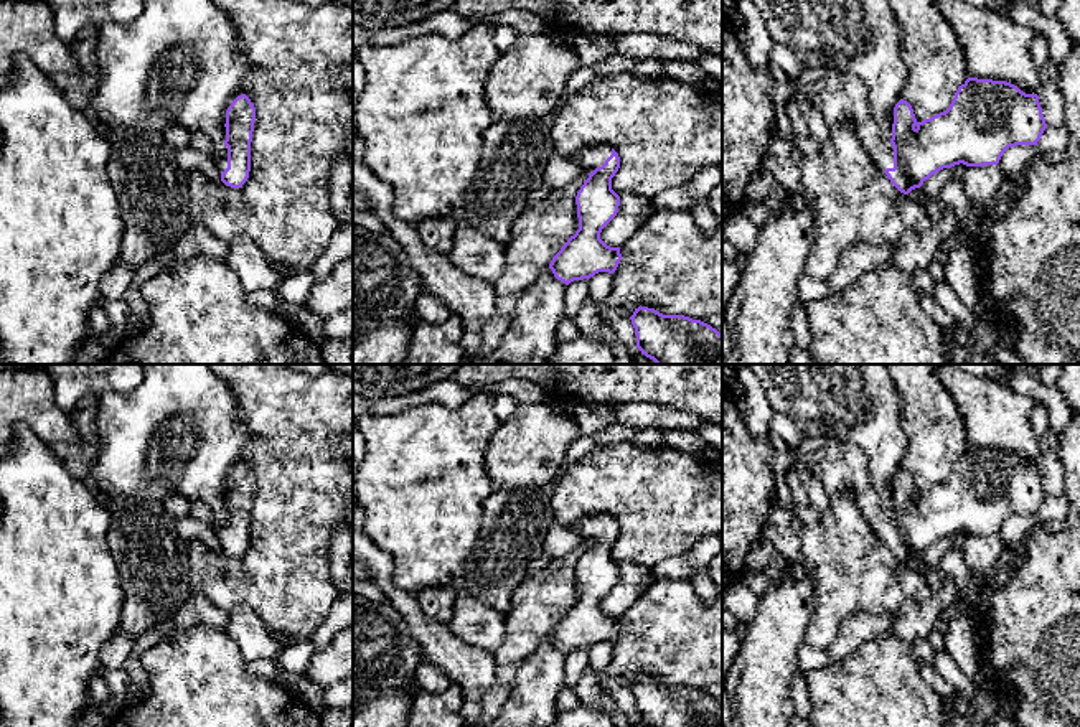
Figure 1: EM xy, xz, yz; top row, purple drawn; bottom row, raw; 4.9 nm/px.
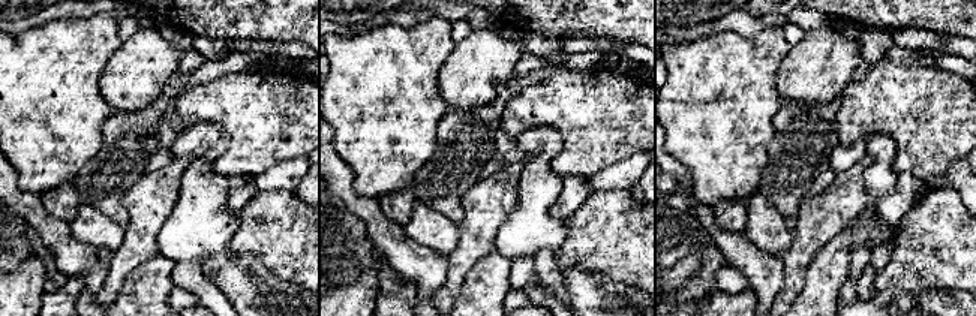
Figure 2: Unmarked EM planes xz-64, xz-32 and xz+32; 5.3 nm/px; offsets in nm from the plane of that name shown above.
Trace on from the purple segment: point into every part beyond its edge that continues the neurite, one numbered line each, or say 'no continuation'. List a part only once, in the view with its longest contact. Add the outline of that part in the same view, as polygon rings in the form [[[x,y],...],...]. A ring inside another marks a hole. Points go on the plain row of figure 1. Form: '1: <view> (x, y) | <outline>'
1: yz (838, 465) | [[[803,435],[798,450],[808,473],[821,481],[829,496],[843,490],[852,490],[859,509],[876,536],[882,541],[894,537],[894,516],[880,503],[880,496],[869,478],[866,453],[859,447]]]

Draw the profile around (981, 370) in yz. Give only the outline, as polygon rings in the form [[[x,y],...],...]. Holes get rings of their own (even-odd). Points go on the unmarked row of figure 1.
[[[951,364],[951,366],[978,376],[989,376],[994,369],[1009,368],[1009,366],[1027,368],[1035,371],[1035,364]]]

